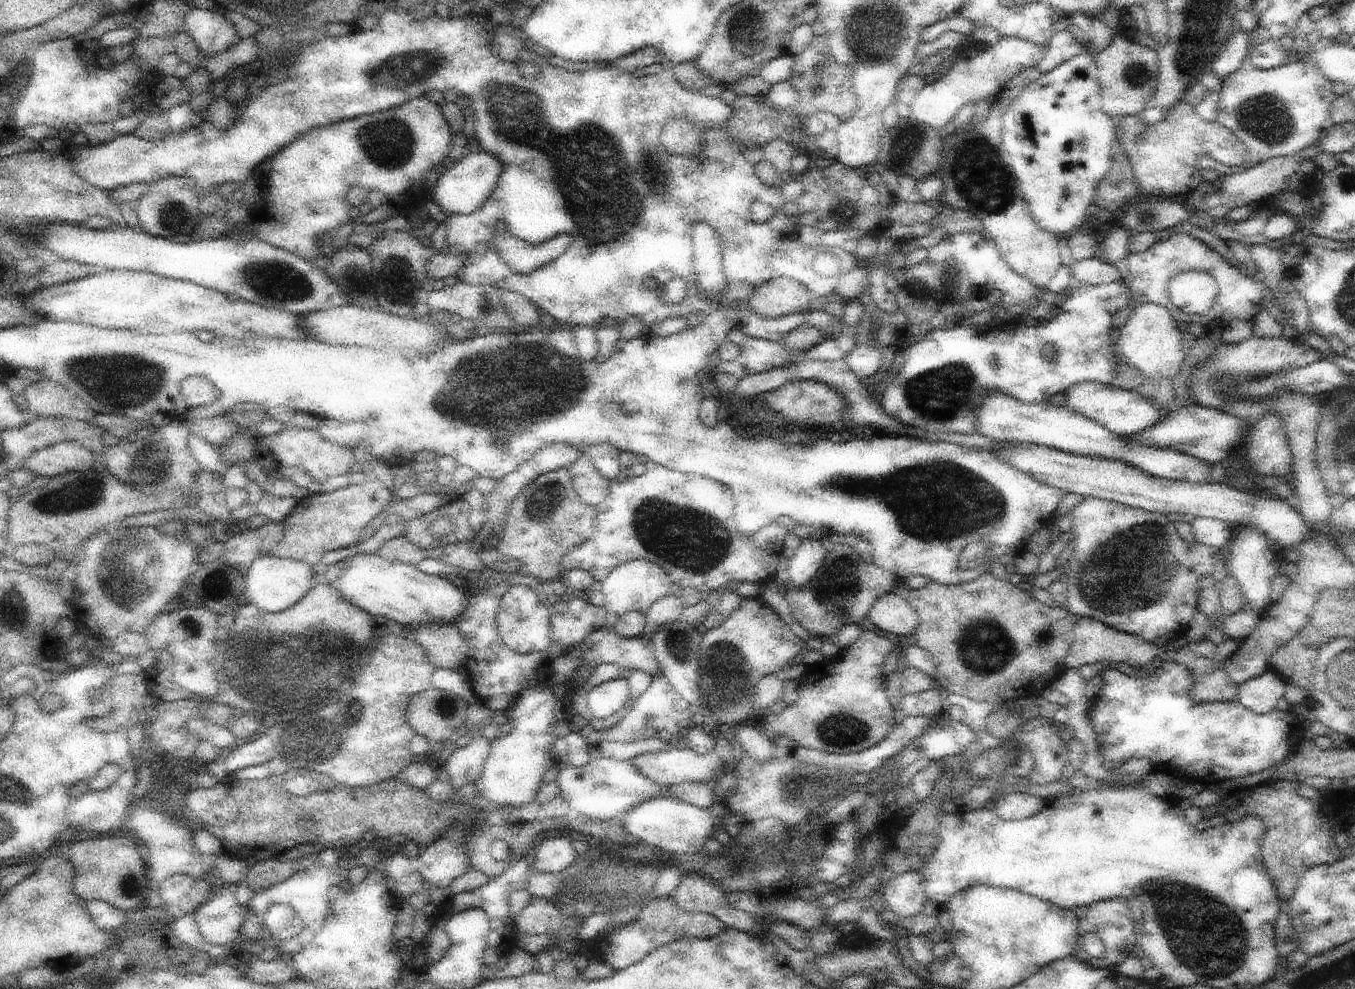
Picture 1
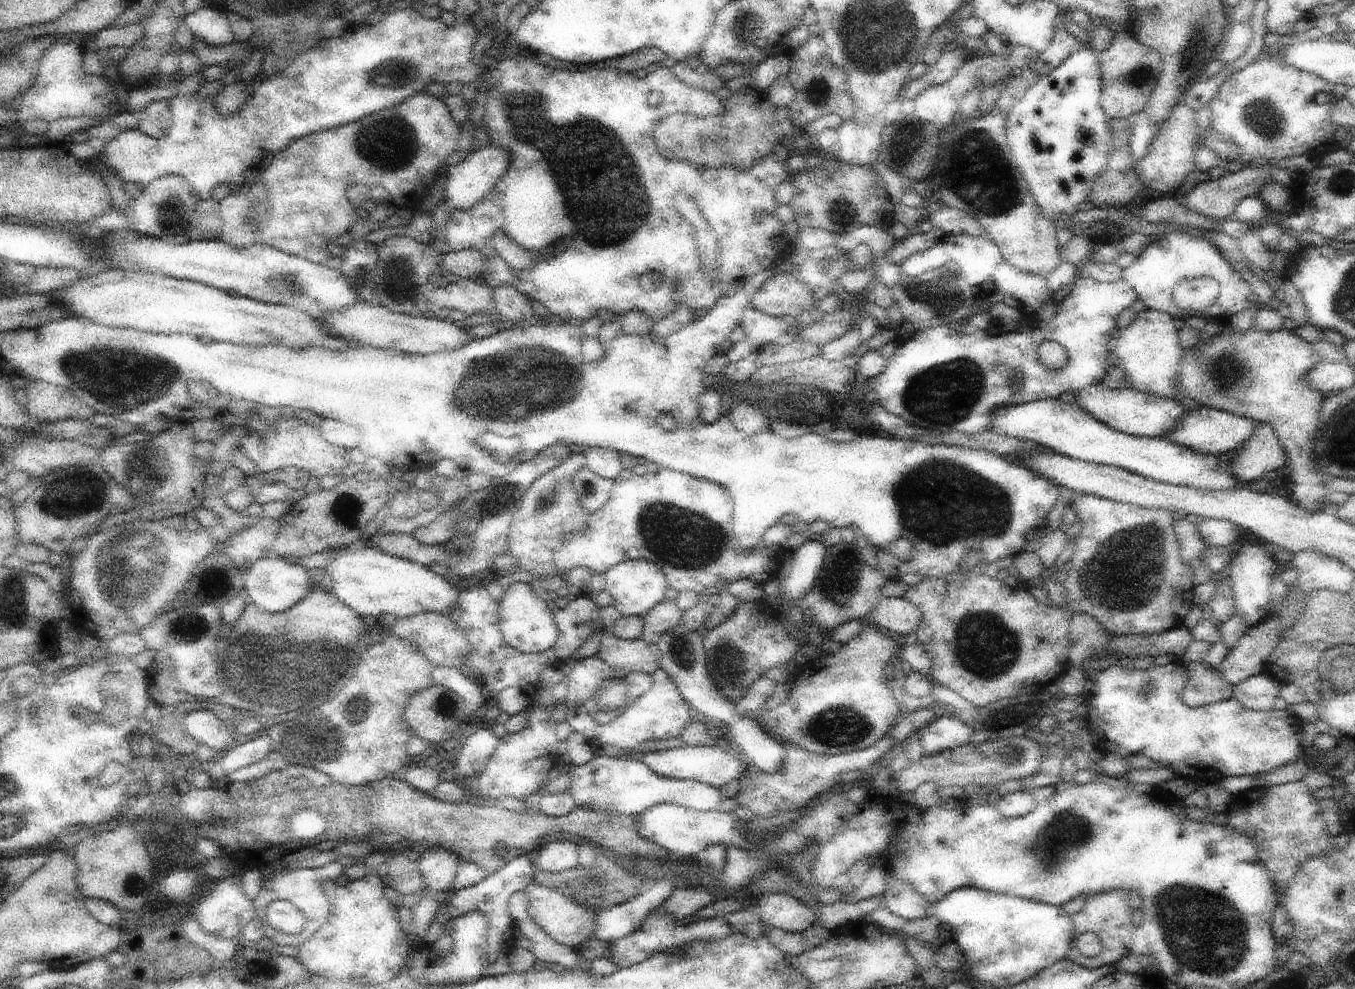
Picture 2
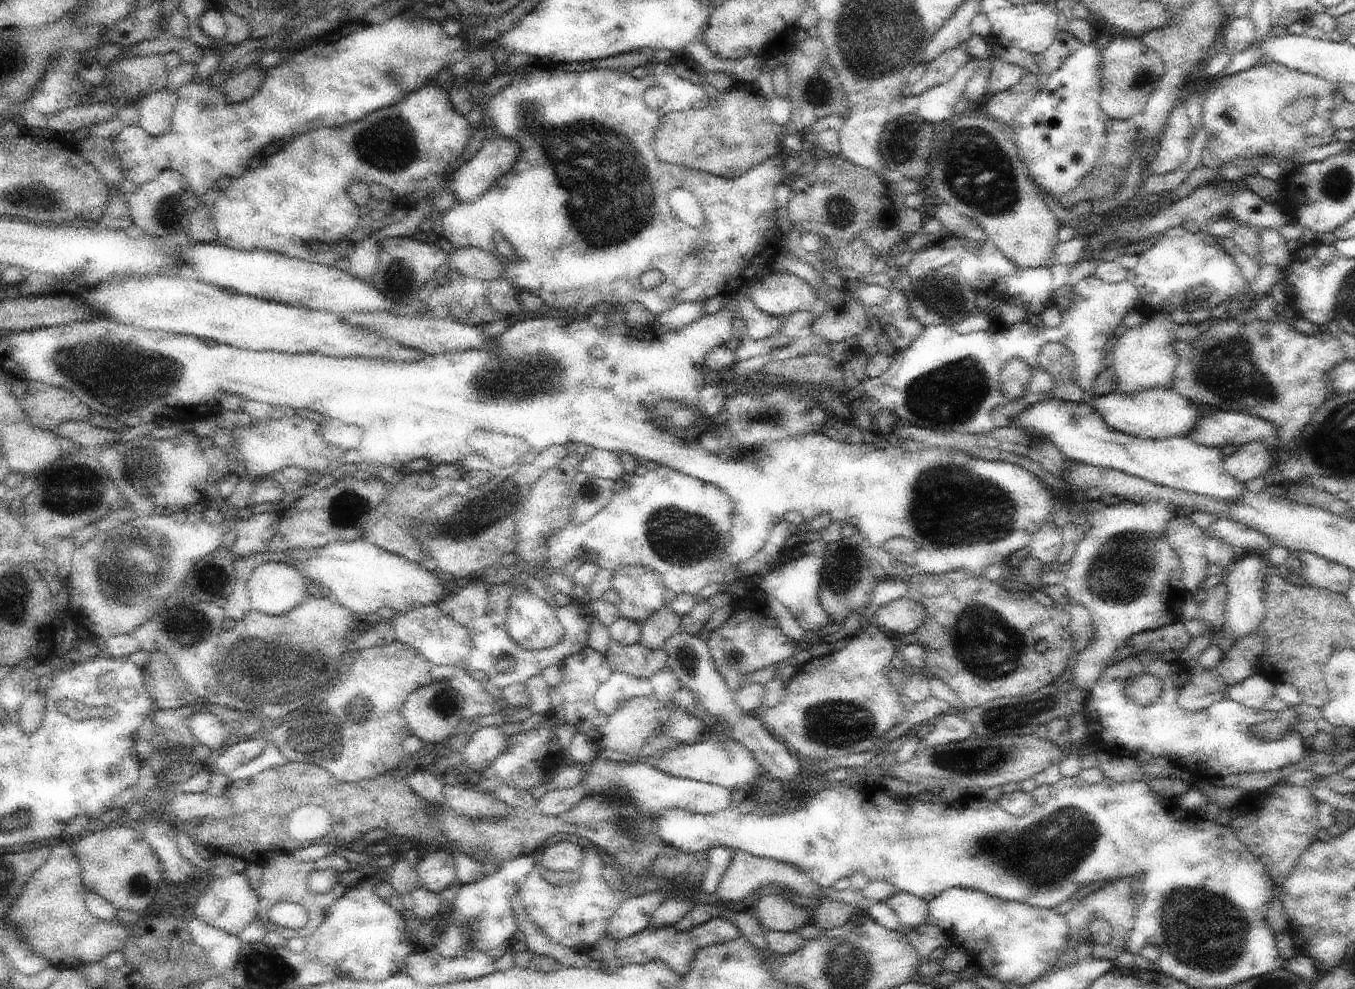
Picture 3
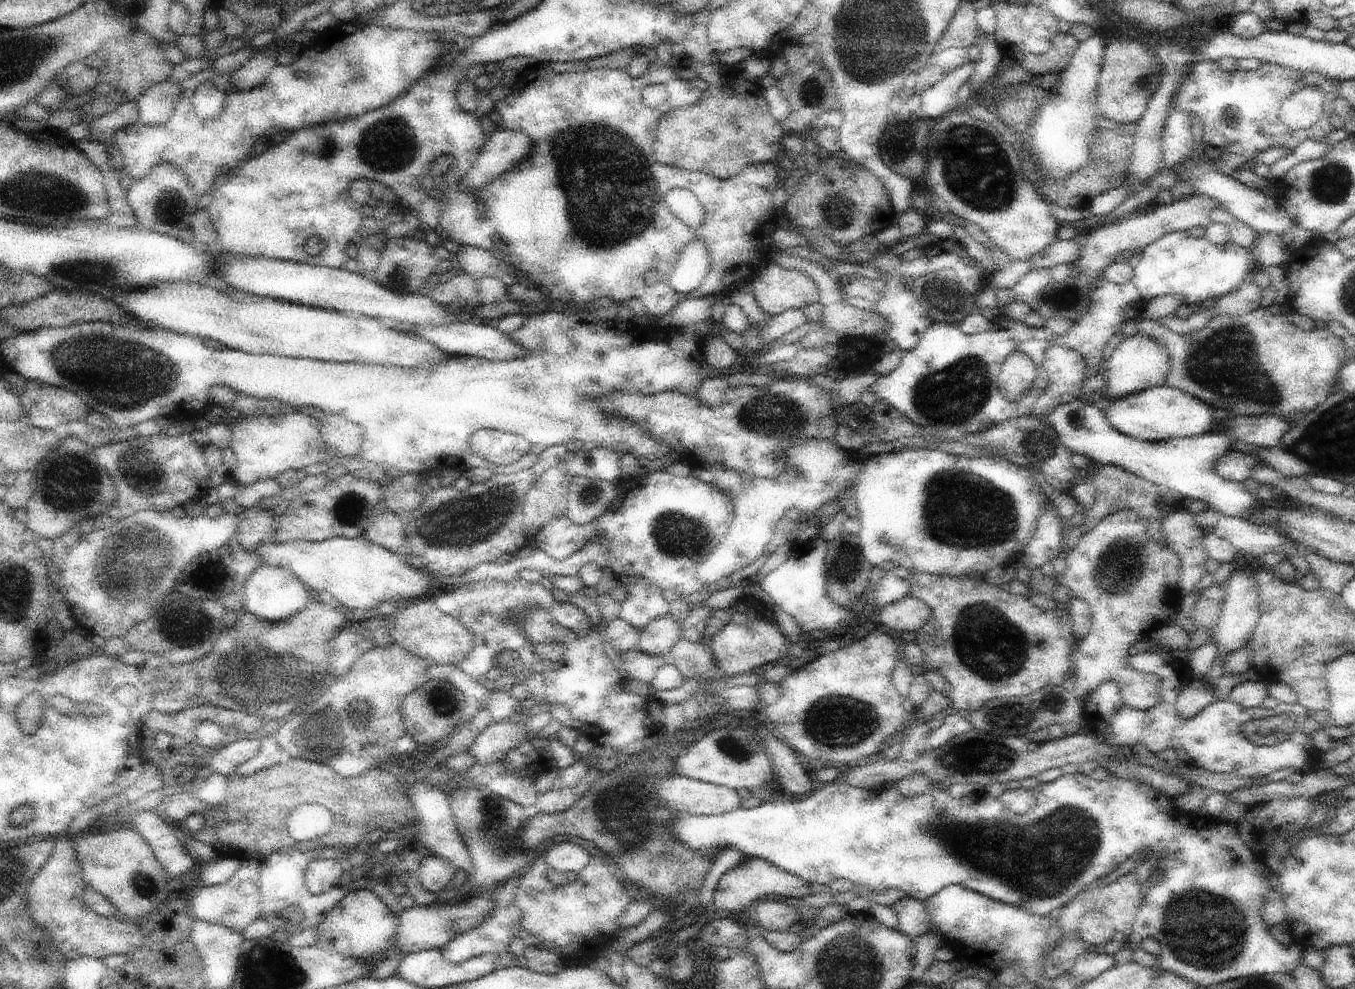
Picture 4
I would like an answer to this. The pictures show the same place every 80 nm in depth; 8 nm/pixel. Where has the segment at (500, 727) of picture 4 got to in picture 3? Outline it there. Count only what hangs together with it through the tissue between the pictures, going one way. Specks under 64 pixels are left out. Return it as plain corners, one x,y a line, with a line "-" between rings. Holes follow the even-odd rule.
480,727
462,748
462,761
469,771
483,773
503,753
508,739
498,727

